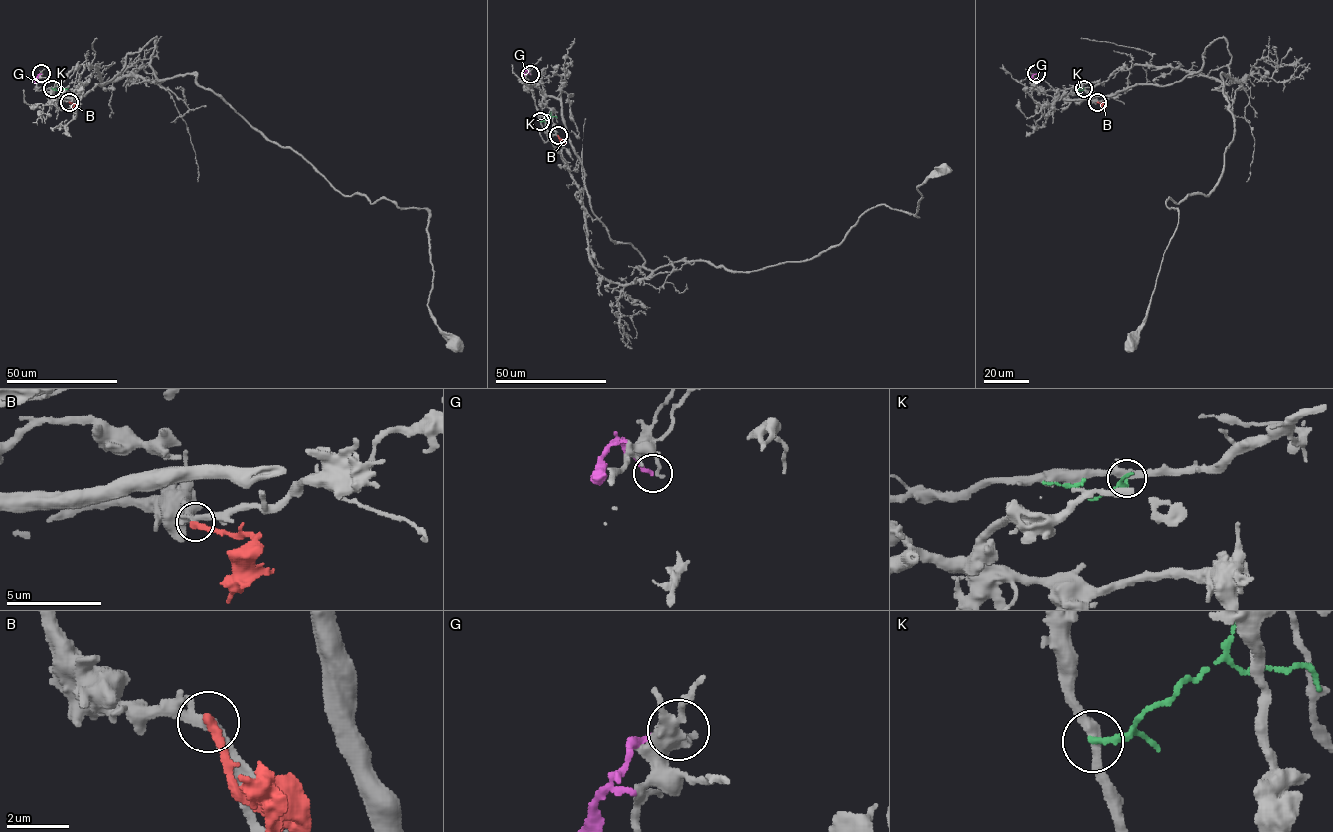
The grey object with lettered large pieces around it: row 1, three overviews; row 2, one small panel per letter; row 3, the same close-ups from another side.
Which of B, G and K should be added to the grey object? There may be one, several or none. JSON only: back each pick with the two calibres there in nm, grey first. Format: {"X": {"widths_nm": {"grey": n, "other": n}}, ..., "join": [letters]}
{"join": []}

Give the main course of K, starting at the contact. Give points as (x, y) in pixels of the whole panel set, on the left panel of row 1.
K: (52, 88), (68, 88)

